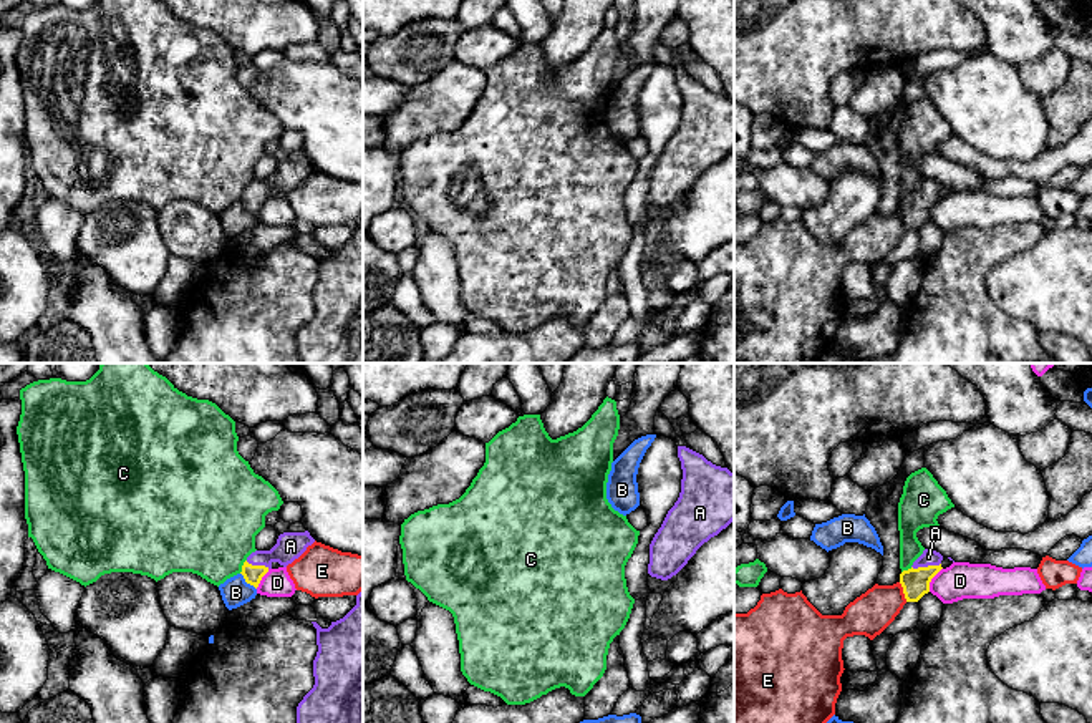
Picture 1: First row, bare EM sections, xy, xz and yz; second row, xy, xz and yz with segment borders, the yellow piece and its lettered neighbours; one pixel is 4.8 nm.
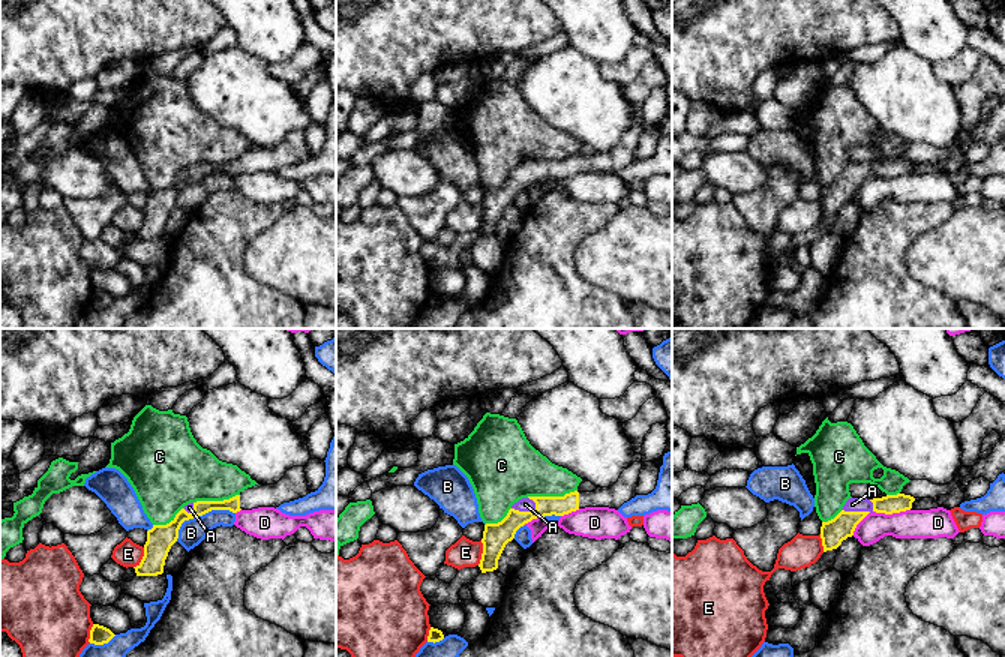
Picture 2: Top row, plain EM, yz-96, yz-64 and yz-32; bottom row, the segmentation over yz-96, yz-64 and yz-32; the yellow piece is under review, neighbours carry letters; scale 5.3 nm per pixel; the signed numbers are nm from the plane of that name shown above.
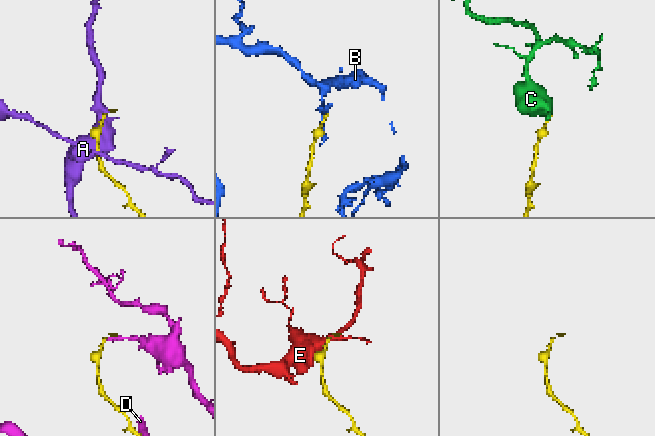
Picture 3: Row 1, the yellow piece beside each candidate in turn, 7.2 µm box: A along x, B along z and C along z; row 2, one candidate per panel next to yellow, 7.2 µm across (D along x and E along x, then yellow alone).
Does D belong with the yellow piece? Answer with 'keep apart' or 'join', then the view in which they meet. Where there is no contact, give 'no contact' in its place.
keep apart; contact in yz

